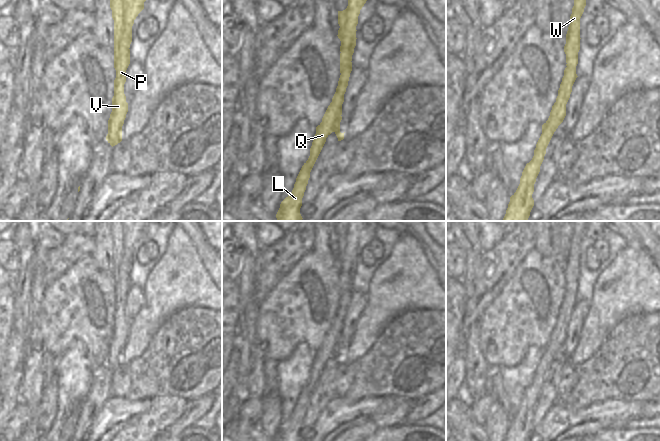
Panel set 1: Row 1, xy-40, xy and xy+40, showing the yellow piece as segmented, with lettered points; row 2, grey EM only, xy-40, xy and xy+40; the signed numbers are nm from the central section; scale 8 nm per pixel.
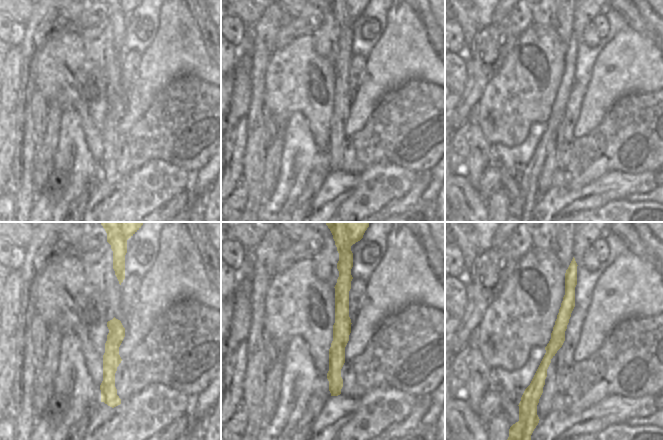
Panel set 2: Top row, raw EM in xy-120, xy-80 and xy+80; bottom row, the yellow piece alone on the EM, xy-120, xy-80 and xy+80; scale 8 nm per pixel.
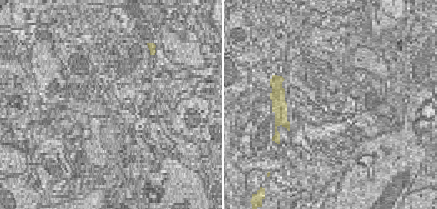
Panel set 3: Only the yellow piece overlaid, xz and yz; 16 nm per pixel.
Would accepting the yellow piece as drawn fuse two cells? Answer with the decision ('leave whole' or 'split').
split

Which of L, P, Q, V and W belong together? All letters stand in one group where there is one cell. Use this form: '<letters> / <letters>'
L Q W / P V

